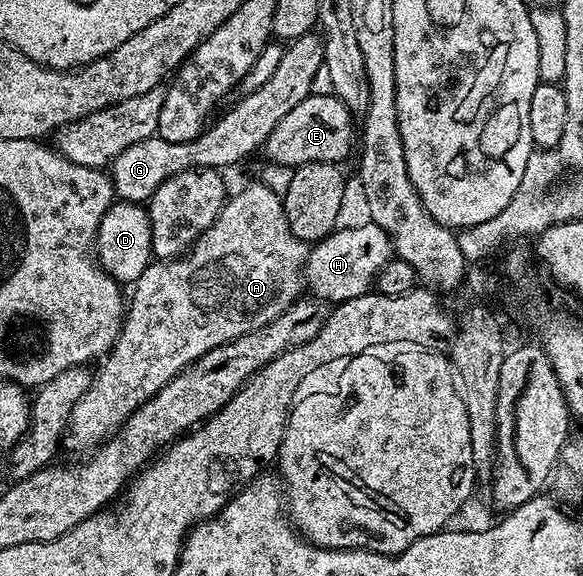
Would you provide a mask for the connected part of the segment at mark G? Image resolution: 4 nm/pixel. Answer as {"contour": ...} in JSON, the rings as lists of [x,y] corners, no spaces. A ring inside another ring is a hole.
{"contour":[[[311,32],[293,39],[287,45],[290,47],[279,56],[278,63],[275,64],[274,71],[267,76],[266,82],[260,83],[251,94],[244,95],[215,126],[213,123],[203,130],[200,137],[193,138],[190,142],[169,142],[155,136],[148,140],[140,140],[140,144],[132,144],[132,148],[126,148],[124,152],[120,152],[120,156],[116,156],[108,167],[110,181],[114,183],[115,195],[123,202],[146,204],[156,192],[156,188],[160,188],[160,184],[164,184],[164,180],[168,180],[173,174],[179,174],[196,166],[215,168],[234,166],[237,162],[244,161],[257,146],[258,149],[263,147],[272,128],[276,128],[276,124],[280,124],[280,120],[284,120],[284,116],[288,116],[288,112],[292,112],[292,108],[296,108],[296,104],[300,104],[300,100],[304,100],[315,89],[314,81],[320,78],[324,70],[322,39],[323,35],[318,32]]]}

